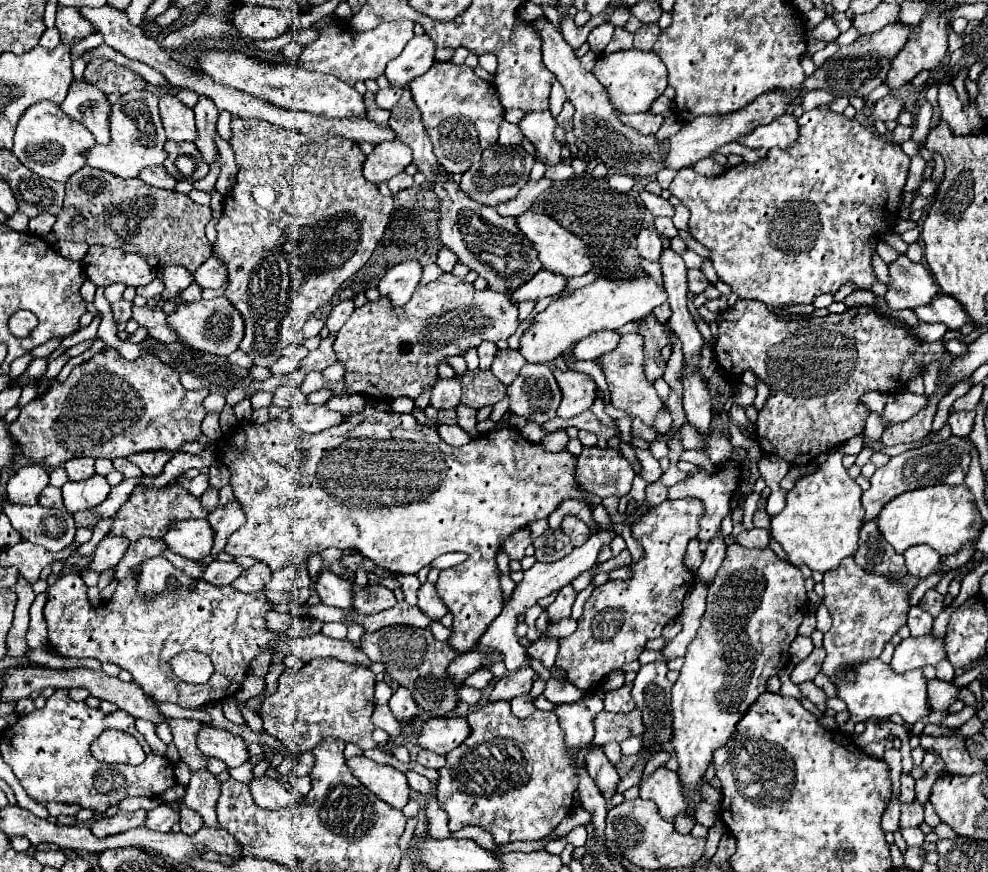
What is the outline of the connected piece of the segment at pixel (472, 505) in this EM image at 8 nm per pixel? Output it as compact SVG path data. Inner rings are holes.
M368 399L368 405L362 413L356 415L348 415L344 417L346 421L326 429L322 433L304 433L300 431L296 425L292 425L290 421L268 421L264 425L254 425L254 423L244 423L244 425L236 425L234 431L230 431L226 437L222 435L216 441L216 449L218 449L218 459L230 469L230 487L234 491L236 501L240 503L244 515L246 515L246 523L228 539L226 545L226 553L230 553L232 557L254 557L260 563L266 563L272 571L290 567L290 565L302 565L308 561L310 553L322 553L328 547L336 547L336 549L354 549L358 553L362 553L366 559L374 561L376 565L382 565L388 571L396 571L396 573L414 573L418 569L422 569L424 565L432 563L438 555L442 553L450 553L450 551L460 551L460 553L468 553L468 559L456 567L444 569L440 571L439 578L435 583L436 590L441 599L446 603L446 607L452 611L454 615L454 633L450 635L448 643L452 643L452 647L460 649L460 651L468 651L472 645L476 645L476 639L480 639L480 635L484 635L484 631L490 627L492 619L496 619L496 615L500 615L502 611L502 591L500 591L500 571L496 567L496 551L500 547L500 541L508 535L512 535L514 531L518 531L520 527L528 525L532 519L542 519L548 517L562 499L566 497L574 497L574 499L582 499L580 491L574 487L576 479L574 479L574 467L576 467L576 457L570 455L568 451L562 453L546 453L540 445L526 441L516 429L494 429L486 435L480 435L476 439L472 439L468 445L462 447L450 447L444 445L438 437L436 427L432 425L422 425L414 419L414 415L400 415L400 413L382 413L376 409L374 399ZM298 451L306 453L306 461L300 461Z

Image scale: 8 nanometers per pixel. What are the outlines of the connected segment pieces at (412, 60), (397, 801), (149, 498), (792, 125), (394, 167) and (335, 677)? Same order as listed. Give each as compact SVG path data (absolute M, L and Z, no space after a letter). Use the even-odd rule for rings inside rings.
M428 35L414 37L404 51L388 63L384 75L390 81L392 87L404 87L418 75L424 75L428 67L434 63L434 43L428 39Z
M364 755L348 759L348 767L374 795L378 795L388 805L402 809L408 803L410 785L402 771L396 771L394 767L378 765Z
M173 484L160 489L142 489L138 487L132 497L120 507L120 511L112 517L112 531L114 535L124 535L132 543L140 537L152 537L162 539L164 531L168 531L170 523L182 521L182 519L206 519L206 511L200 507L200 499L196 499L186 489Z
M784 113L784 115L776 117L772 123L756 127L752 133L744 135L744 139L740 137L738 143L744 147L750 147L750 149L760 149L760 147L786 149L796 141L796 137L798 137L798 123L796 123L794 115Z
M402 141L380 143L364 161L364 177L370 183L384 183L412 163L412 149Z
M312 659L296 673L286 669L278 679L276 693L264 701L264 731L278 737L296 755L312 751L326 737L372 749L376 747L372 739L374 723L370 719L374 685L376 675L368 667L336 659Z

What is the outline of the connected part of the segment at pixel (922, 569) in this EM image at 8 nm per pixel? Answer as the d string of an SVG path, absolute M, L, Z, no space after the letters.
M914 545L904 553L908 573L914 577L928 577L940 567L940 555L928 545Z

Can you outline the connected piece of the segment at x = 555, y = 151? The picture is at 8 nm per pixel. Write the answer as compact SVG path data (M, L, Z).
M530 111L520 121L520 131L528 137L528 141L536 149L536 159L544 163L544 167L552 167L562 161L560 143L554 139L556 119L550 111Z

